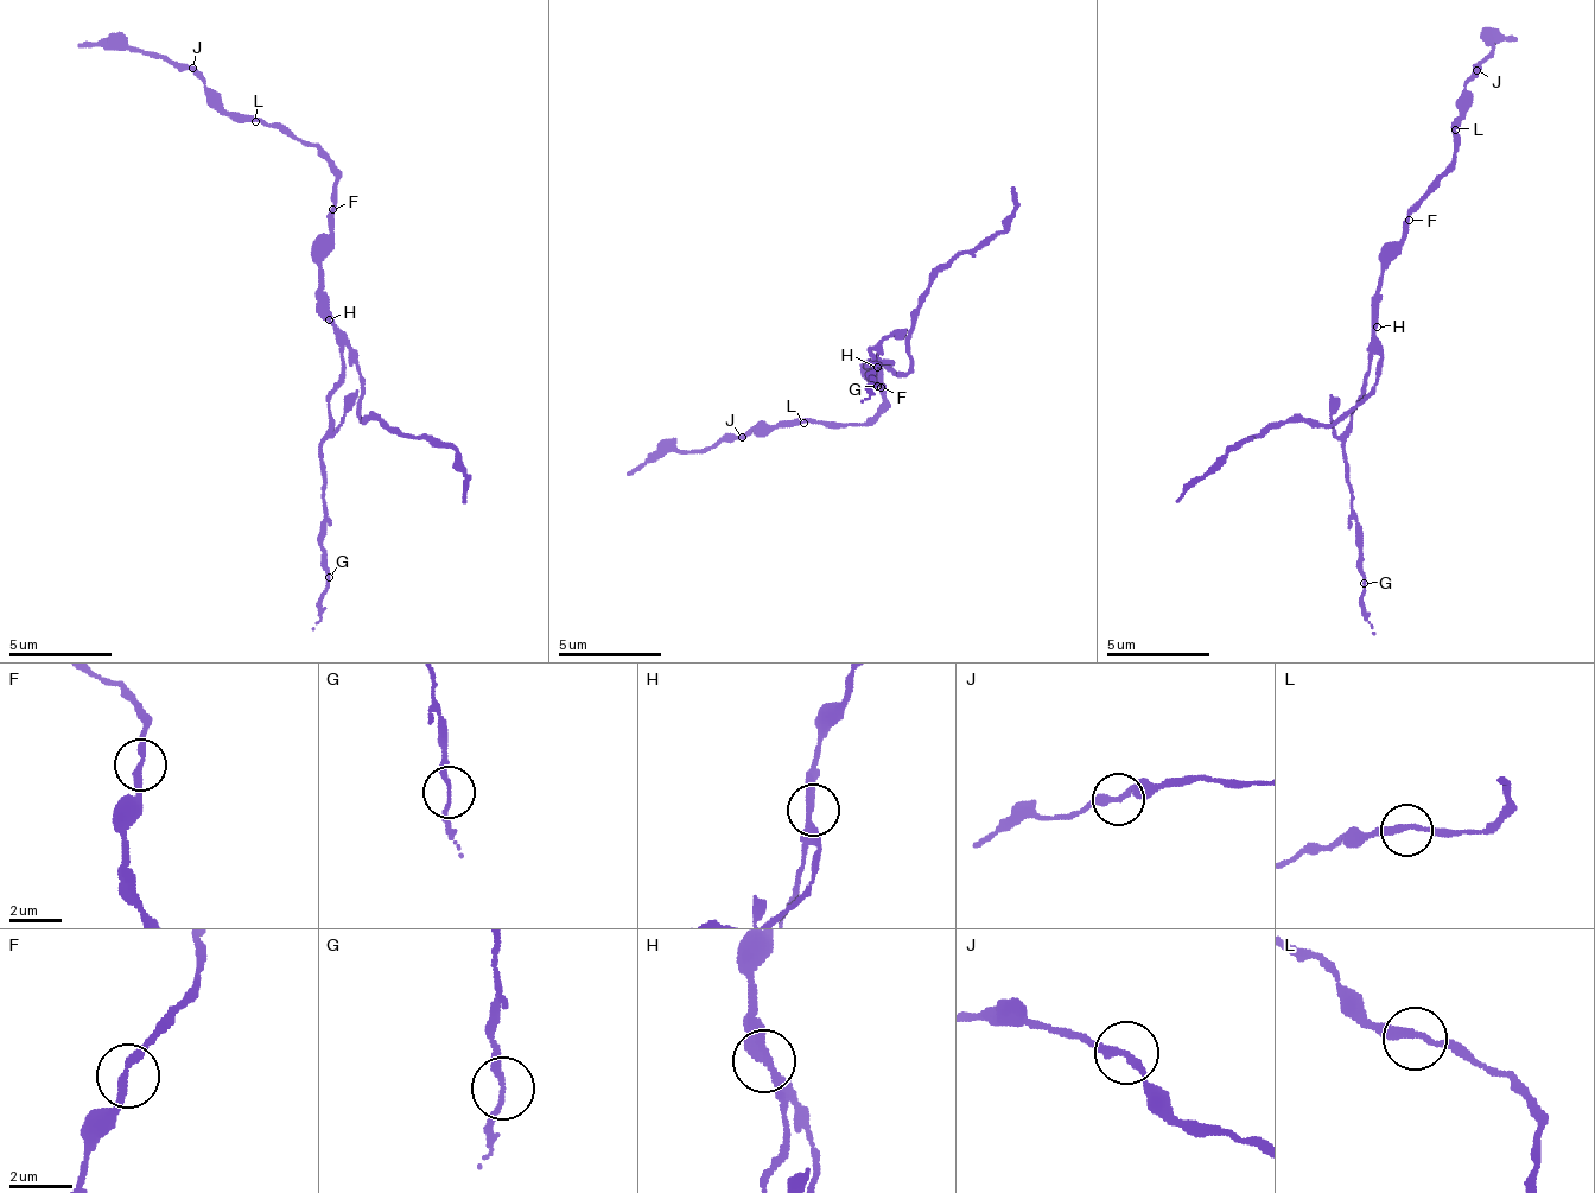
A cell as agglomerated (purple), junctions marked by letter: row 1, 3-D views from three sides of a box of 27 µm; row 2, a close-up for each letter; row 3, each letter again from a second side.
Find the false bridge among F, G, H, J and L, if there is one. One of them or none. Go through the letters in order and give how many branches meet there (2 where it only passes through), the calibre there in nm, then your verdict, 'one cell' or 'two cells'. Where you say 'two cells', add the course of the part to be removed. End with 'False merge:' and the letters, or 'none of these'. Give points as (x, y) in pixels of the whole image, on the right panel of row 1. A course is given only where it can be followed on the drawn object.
F: 2 branches meet; 240 nm thick; one cell
G: 2 branches meet; 160 nm thick; one cell
H: 2 branches meet; 260 nm thick; two cells; foreign part runs (1378, 328), (1373, 387), (1332, 424), (1296, 419), (1233, 444), (1176, 502)
J: 2 branches meet; 240 nm thick; one cell
L: 2 branches meet; 260 nm thick; one cell
False merge: H

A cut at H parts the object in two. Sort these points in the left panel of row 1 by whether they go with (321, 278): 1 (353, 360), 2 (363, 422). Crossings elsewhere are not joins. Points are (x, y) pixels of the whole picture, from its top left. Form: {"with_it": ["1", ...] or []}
{"with_it": []}

